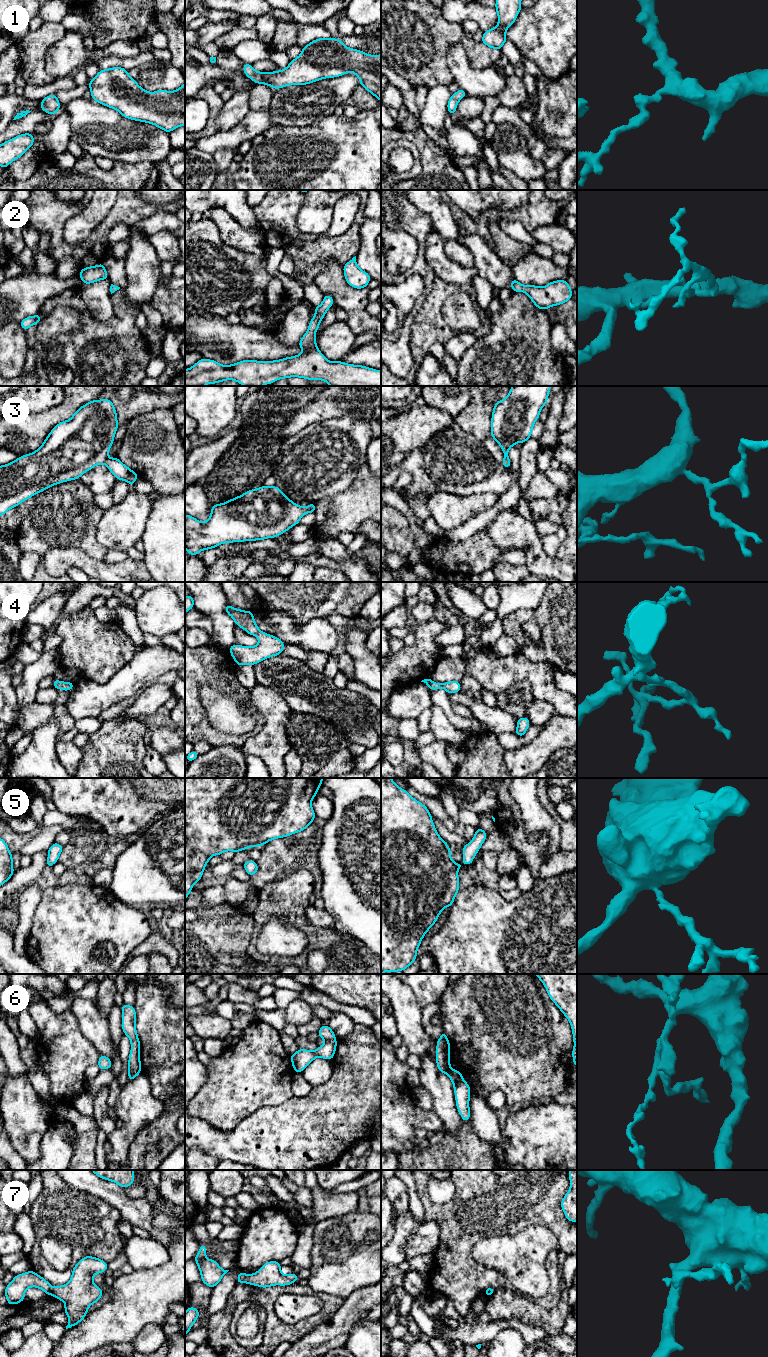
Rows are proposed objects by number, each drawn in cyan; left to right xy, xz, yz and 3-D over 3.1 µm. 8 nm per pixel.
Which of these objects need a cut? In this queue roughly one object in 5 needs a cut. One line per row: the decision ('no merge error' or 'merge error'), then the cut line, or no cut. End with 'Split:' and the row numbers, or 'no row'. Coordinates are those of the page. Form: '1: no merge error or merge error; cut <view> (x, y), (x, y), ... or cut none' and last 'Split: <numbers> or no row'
1: no merge error; cut none
2: no merge error; cut none
3: no merge error; cut none
4: no merge error; cut none
5: no merge error; cut none
6: merge error; cut xy (140, 1071), (135, 1071), (128, 1076)
7: no merge error; cut none
Split: 6

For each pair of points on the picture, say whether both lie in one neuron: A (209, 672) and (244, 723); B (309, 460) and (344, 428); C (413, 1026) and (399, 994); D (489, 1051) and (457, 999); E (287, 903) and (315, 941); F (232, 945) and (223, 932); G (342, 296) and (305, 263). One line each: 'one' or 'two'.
A: two
B: one
C: one
D: one
E: one
F: one
G: two

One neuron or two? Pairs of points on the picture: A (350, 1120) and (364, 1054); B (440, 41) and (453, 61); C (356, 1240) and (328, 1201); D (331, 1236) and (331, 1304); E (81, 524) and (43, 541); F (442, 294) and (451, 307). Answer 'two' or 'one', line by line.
A: one
B: two
C: two
D: two
E: one
F: two

